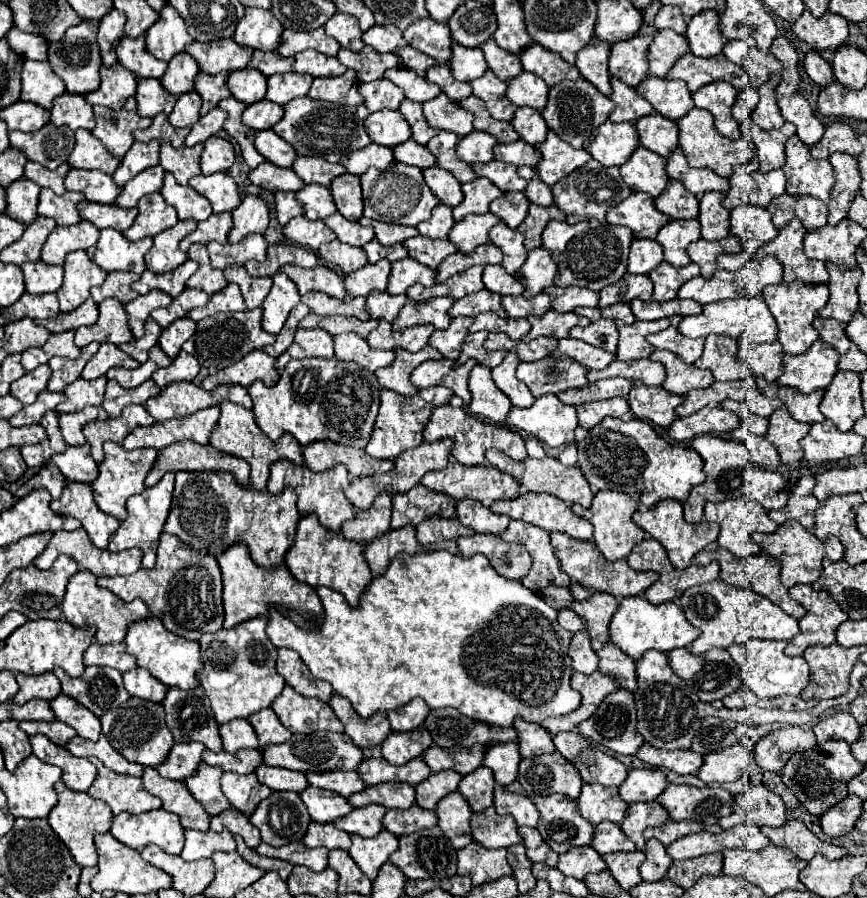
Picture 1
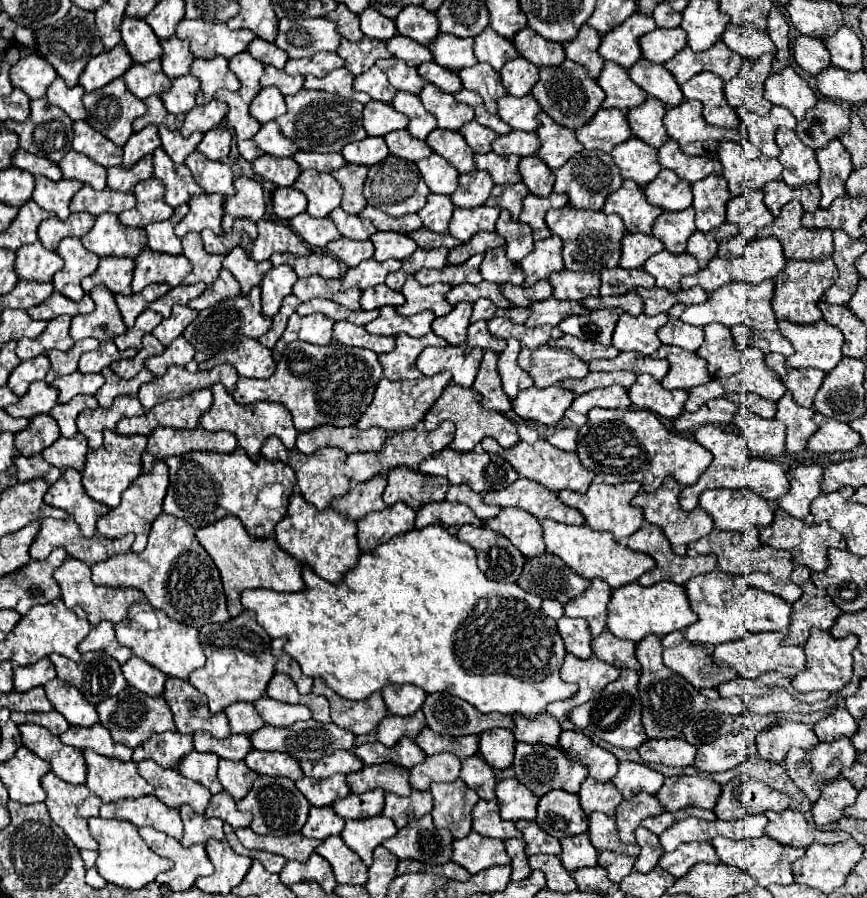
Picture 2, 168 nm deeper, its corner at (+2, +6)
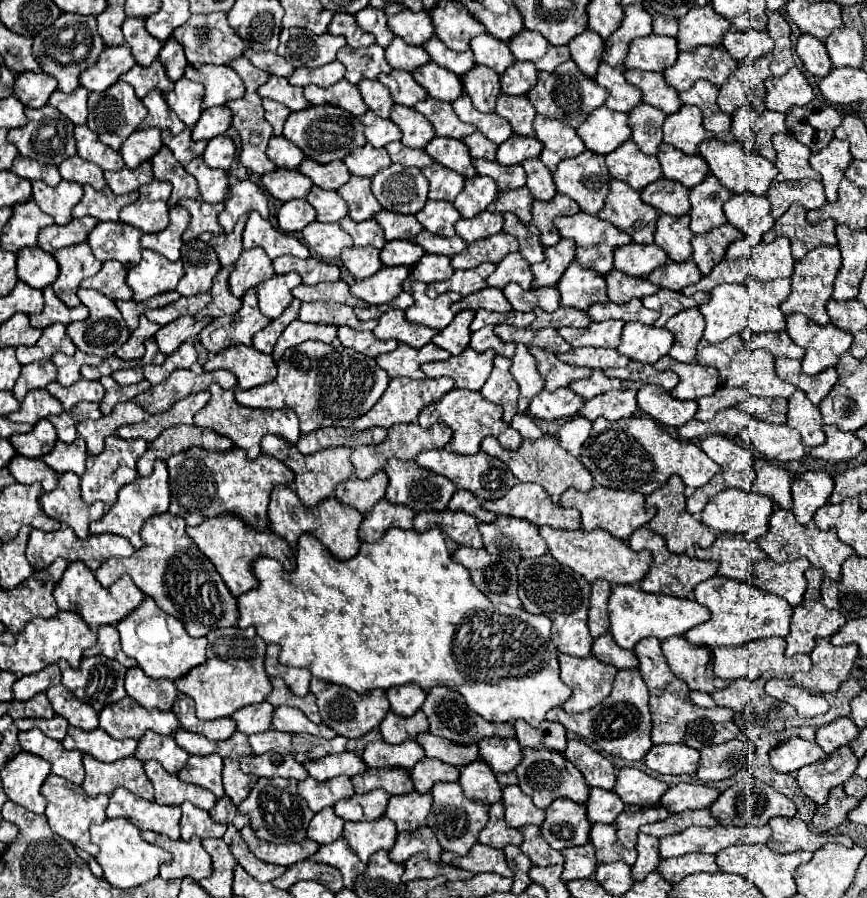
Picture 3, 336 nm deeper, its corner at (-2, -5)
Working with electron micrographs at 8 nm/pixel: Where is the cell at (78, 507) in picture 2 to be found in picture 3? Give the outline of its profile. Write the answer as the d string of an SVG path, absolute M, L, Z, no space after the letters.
M74 473L60 475L58 487L50 493L42 493L40 505L44 513L60 523L66 523L74 529L80 539L90 535L90 523L104 517L104 503L84 503L80 497L80 479Z

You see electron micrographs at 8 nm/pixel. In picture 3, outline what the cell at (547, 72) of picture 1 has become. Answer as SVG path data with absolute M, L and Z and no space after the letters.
M528 29L512 37L508 47L518 61L530 61L536 65L536 69L548 73L552 73L558 65L570 59L568 47L554 47L540 33Z

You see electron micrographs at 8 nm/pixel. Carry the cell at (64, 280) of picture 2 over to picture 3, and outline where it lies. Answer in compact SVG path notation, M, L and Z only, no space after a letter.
M78 243L72 247L58 249L52 255L60 265L60 275L58 275L56 283L52 285L54 293L68 307L82 305L78 295L76 295L78 287L86 277L94 277L102 269L102 263L92 255L92 251L86 243Z

